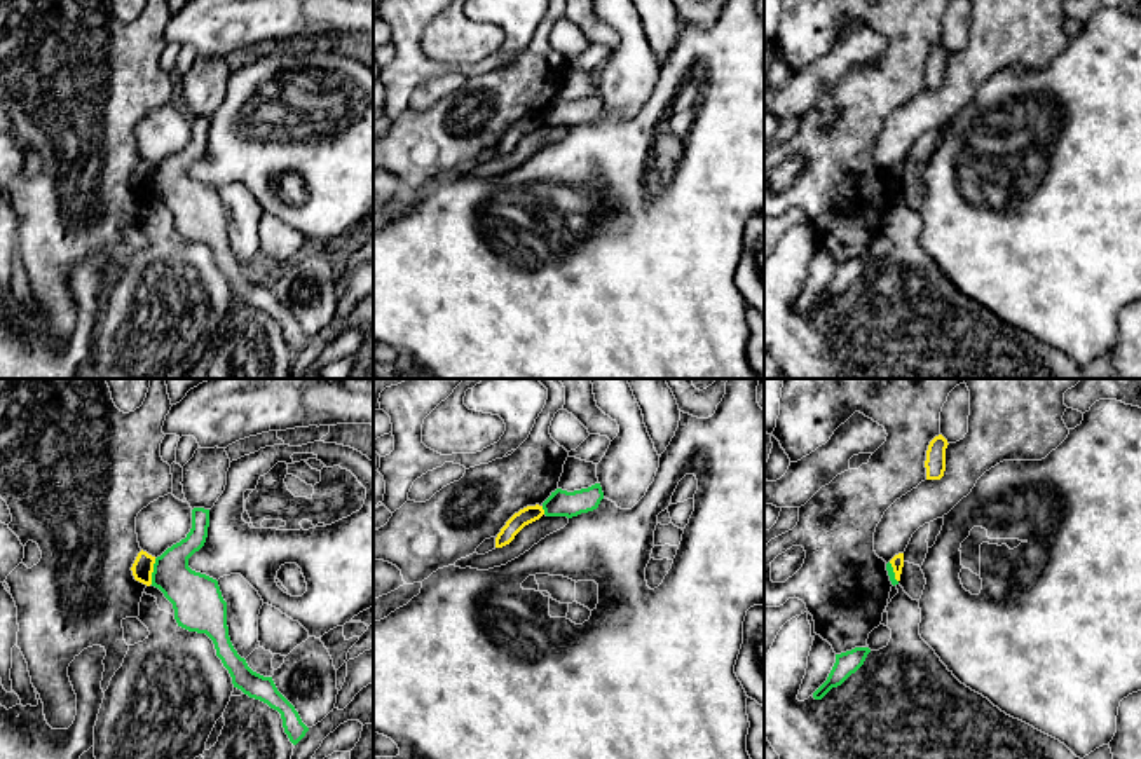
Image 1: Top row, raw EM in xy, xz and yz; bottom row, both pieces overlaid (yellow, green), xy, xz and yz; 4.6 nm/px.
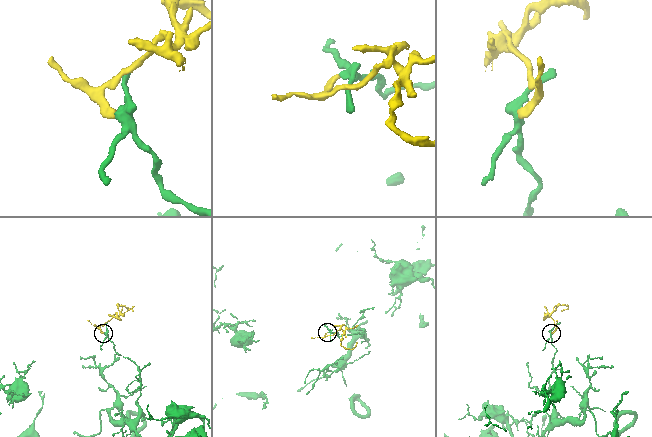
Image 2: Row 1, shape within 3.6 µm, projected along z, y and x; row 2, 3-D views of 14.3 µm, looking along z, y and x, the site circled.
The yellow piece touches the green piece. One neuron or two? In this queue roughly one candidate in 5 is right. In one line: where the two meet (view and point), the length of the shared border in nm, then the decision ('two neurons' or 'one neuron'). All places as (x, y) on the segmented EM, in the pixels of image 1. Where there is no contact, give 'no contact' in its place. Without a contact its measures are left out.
xy (152, 571) | 120 nm | two neurons

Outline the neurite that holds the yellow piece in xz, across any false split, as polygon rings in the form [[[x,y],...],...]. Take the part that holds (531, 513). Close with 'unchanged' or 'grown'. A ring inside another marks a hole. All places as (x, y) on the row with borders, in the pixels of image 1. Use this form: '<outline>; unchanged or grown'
[[[536,504],[536,506],[527,506],[523,509],[520,509],[518,513],[515,513],[506,525],[501,529],[501,532],[495,537],[495,548],[502,548],[506,544],[509,544],[515,536],[529,523],[539,520],[544,515],[543,506]]]; unchanged

